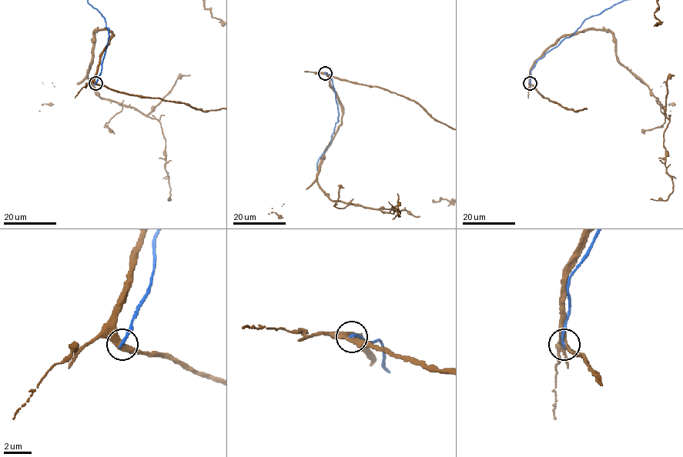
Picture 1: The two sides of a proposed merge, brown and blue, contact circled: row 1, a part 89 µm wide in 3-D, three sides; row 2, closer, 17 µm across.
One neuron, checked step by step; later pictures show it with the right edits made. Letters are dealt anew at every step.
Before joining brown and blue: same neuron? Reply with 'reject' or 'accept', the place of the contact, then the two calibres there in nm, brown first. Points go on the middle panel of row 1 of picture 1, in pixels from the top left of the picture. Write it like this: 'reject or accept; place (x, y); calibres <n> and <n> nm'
reject; place (325, 73); calibres 360 and 180 nm

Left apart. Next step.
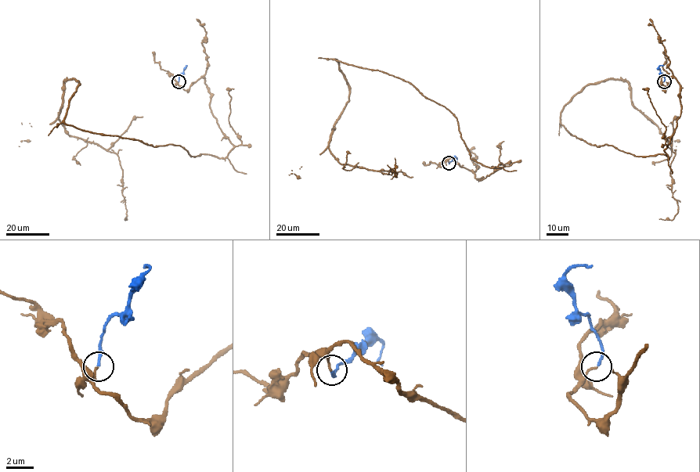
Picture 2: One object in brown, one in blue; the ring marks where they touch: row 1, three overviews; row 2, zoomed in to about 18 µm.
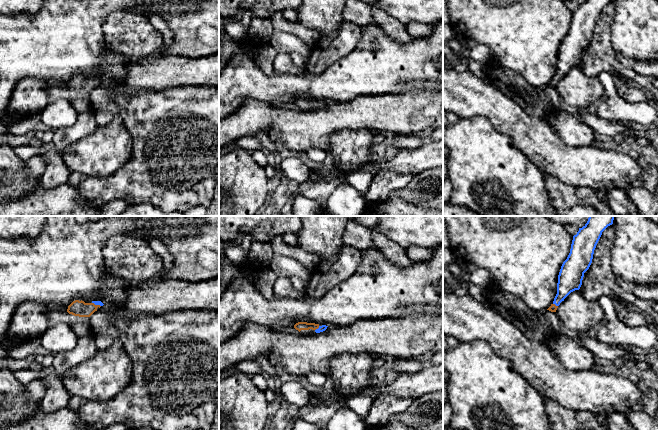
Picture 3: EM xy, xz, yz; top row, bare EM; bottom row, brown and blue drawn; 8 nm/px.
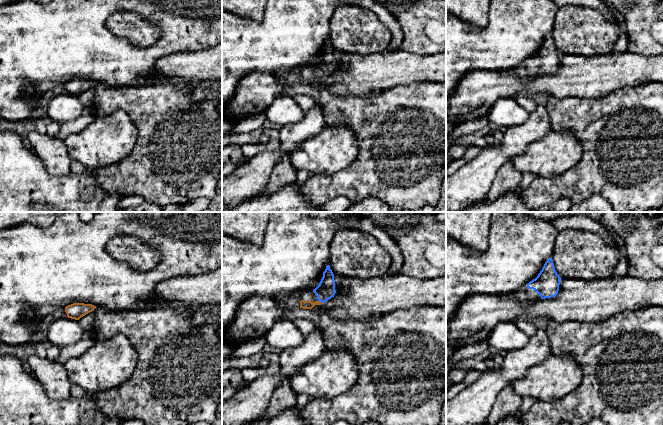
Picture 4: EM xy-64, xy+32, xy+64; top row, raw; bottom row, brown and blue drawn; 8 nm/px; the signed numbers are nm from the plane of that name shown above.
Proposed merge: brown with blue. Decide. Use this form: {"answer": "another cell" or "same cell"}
{"answer": "same cell"}

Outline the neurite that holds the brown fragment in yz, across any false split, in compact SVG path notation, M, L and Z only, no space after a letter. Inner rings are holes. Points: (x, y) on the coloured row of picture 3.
M589 216L587 223L573 236L570 253L558 275L557 294L547 310L556 312L571 292L580 289L602 232L613 224L613 220L614 216Z

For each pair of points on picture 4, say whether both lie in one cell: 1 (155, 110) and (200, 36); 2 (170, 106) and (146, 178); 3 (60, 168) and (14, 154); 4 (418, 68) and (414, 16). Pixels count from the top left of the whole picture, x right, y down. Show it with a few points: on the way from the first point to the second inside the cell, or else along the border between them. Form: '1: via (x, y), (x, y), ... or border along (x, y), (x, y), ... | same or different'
1: border along (148, 84), (174, 83), (188, 86), (191, 96) | different
2: via (170, 124), (170, 151), (161, 160) | same
3: border along (32, 150), (52, 175), (65, 174) | different
4: border along (400, 49), (417, 54), (435, 54) | different

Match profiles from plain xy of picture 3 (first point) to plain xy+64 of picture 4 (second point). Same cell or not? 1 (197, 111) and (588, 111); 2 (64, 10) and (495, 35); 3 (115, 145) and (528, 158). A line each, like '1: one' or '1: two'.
1: one
2: one
3: one

